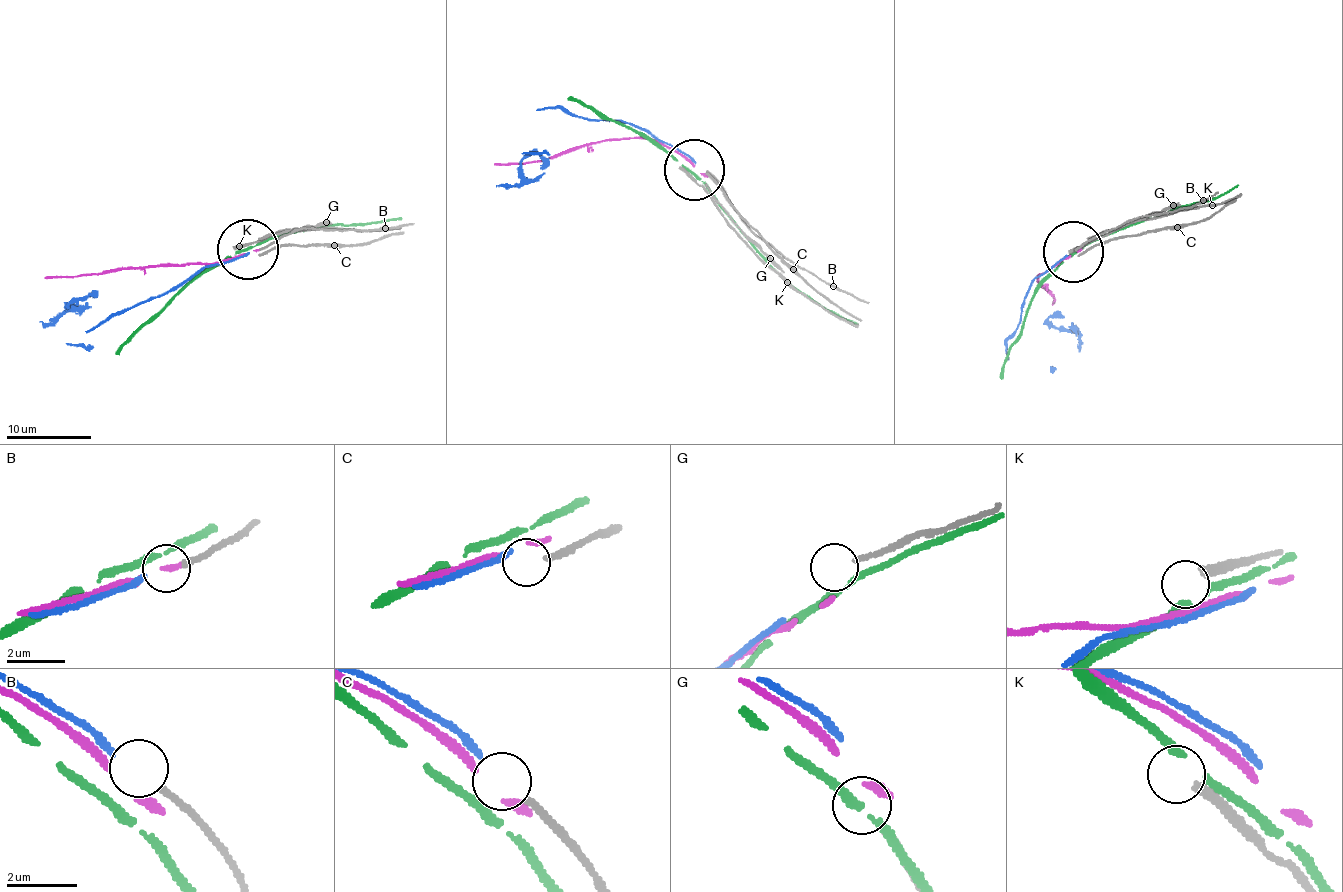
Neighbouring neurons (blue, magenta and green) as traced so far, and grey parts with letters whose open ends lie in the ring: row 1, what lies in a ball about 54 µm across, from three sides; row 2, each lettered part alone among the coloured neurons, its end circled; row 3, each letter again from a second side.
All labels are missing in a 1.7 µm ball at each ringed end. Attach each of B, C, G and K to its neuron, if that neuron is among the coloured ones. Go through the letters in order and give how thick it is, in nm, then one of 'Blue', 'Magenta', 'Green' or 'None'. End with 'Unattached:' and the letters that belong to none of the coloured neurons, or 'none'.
B: Thickness 170 nm. Blue
C: Thickness 200 nm. None
G: Thickness 170 nm. None
K: Thickness 340 nm. None
Unattached: C, G, K

